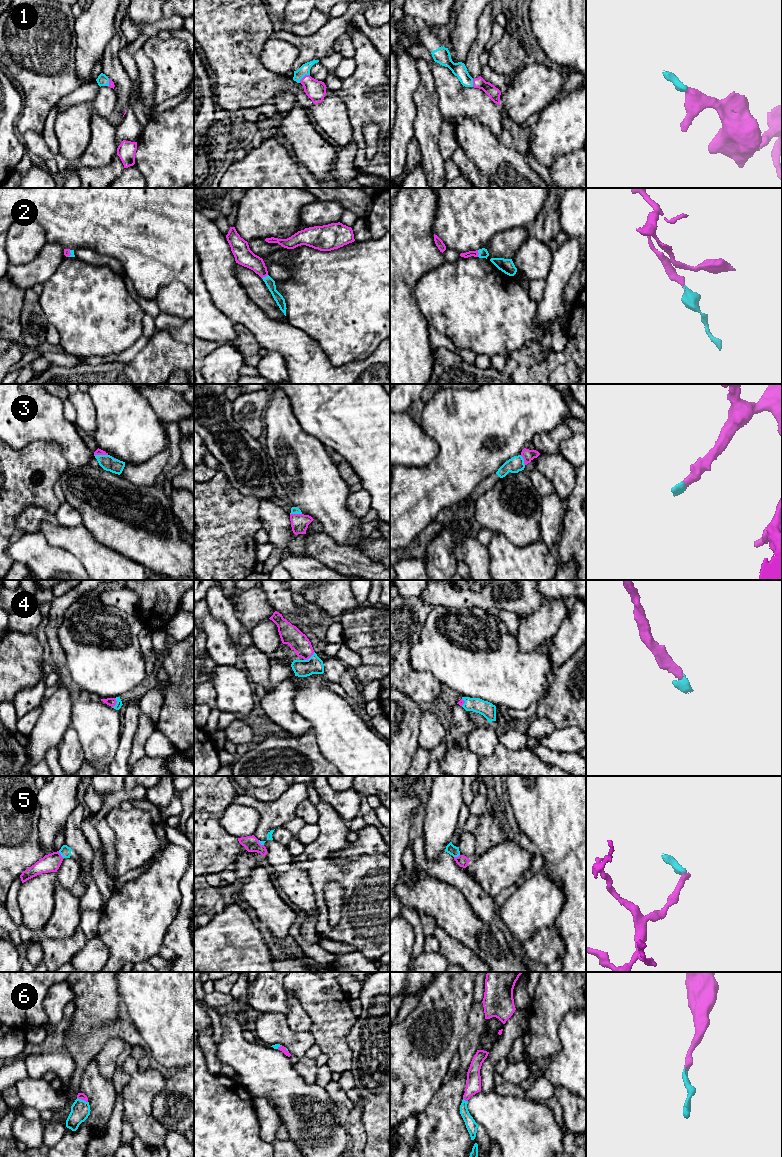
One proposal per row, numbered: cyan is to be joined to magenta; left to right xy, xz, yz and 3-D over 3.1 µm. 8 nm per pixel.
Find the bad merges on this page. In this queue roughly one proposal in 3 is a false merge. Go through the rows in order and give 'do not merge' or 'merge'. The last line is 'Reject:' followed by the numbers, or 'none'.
1: merge
2: merge
3: merge
4: merge
5: do not merge
6: merge
Reject: 5

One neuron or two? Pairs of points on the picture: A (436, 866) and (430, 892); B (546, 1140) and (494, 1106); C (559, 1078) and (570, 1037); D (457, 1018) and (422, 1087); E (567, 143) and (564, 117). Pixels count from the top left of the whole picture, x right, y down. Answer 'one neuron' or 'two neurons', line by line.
A: two neurons
B: one neuron
C: one neuron
D: one neuron
E: one neuron

